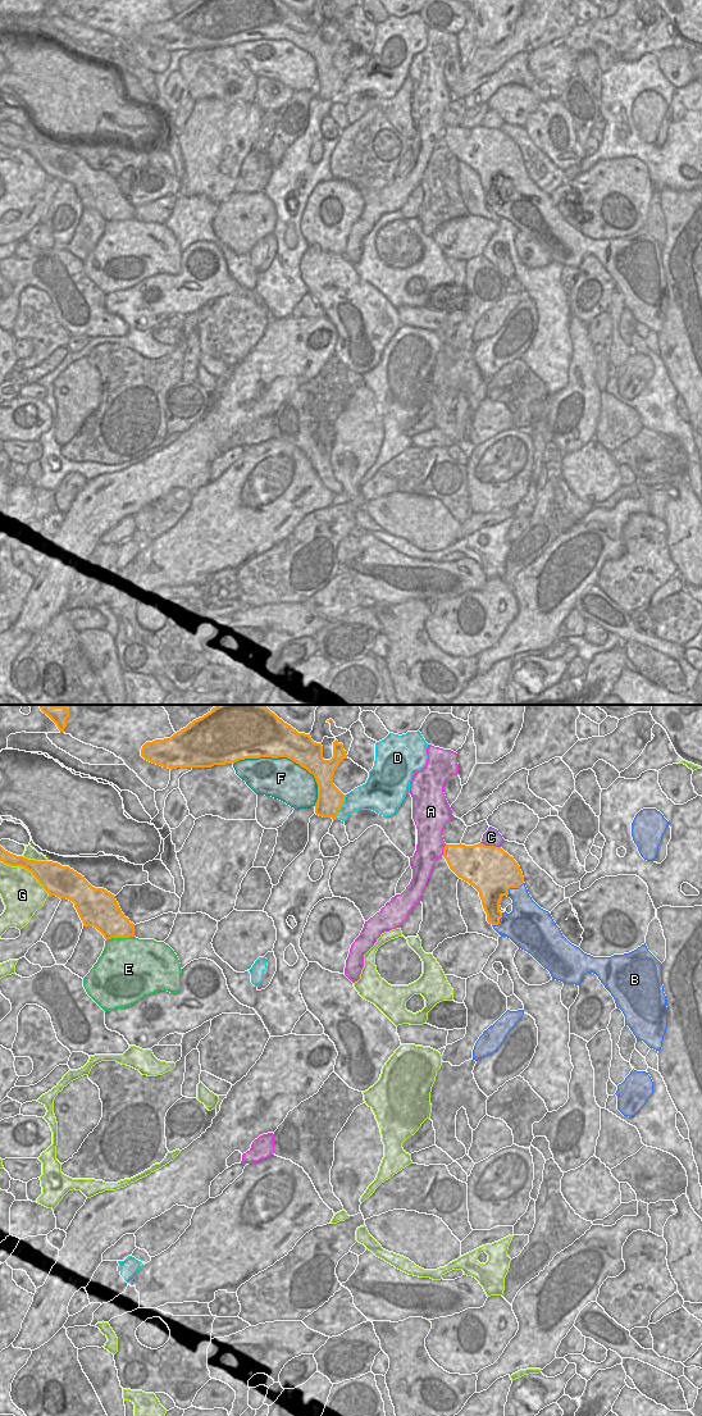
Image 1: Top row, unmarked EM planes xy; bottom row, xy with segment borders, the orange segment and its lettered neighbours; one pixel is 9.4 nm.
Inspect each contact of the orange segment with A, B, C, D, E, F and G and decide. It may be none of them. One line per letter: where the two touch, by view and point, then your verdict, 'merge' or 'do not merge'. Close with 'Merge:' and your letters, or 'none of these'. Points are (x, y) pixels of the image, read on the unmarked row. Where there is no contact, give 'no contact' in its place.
A: xy (443, 132) | do not merge
B: xy (513, 169) | merge
C: xy (491, 128) | do not merge
D: xy (341, 89) | do not merge
E: xy (119, 219) | do not merge
F: xy (288, 40) | do not merge
G: xy (27, 151) | do not merge
Merge: B

